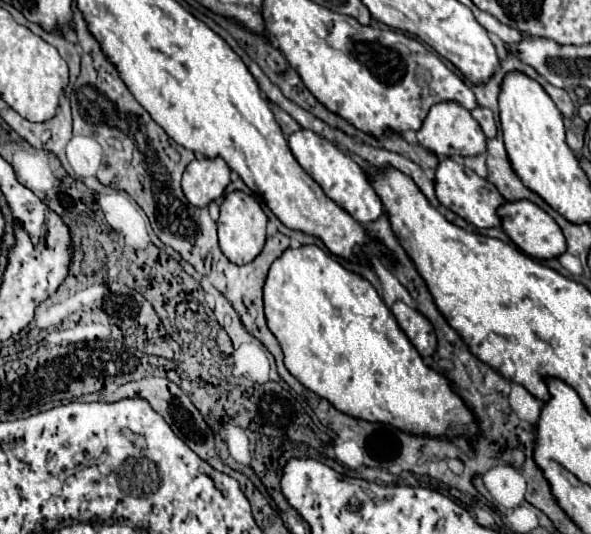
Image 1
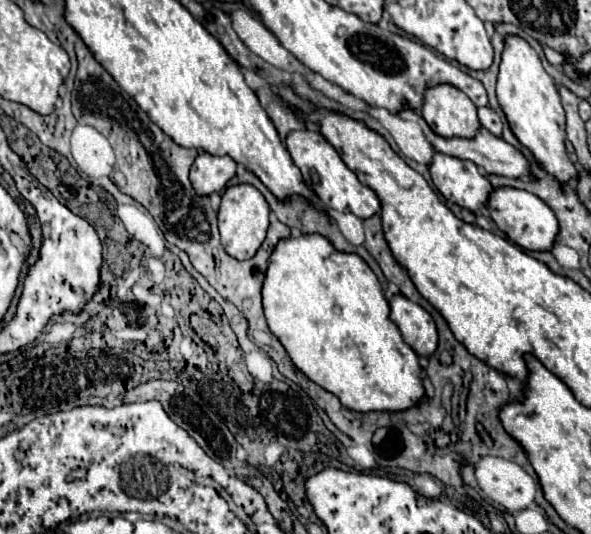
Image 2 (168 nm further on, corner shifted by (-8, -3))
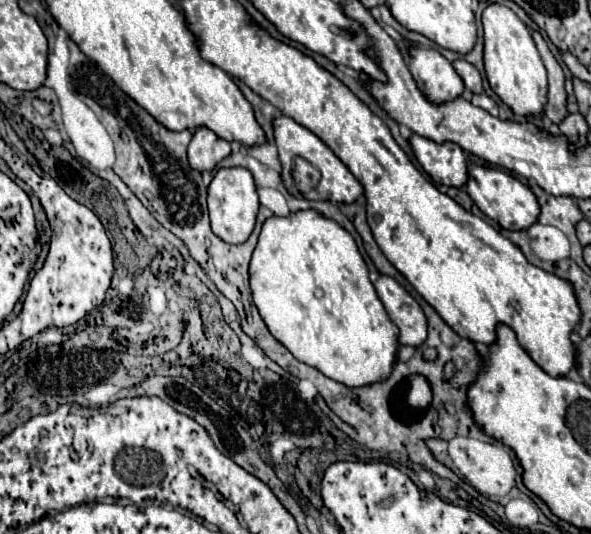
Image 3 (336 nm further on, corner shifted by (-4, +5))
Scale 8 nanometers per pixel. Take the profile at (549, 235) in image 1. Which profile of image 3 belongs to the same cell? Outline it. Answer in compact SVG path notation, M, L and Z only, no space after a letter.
M469 164L467 174L469 174L467 184L465 184L467 194L479 206L479 210L485 216L489 216L491 220L495 220L501 228L523 230L523 228L529 228L533 222L537 222L539 204L535 200L535 194L525 184L521 184L515 176L511 176L499 168L479 166L479 164Z

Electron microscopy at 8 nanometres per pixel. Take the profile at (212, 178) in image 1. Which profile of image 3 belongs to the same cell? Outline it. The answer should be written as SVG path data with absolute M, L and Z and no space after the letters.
M205 126L197 128L189 142L189 164L199 172L213 170L217 162L221 162L229 154L231 154L231 144Z

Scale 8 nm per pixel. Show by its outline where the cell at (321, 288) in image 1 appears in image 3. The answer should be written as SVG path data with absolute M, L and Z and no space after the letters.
M299 210L299 212L291 212L289 216L271 216L263 222L263 230L259 234L259 242L255 246L255 252L253 252L253 258L251 258L251 264L249 264L249 282L251 282L251 290L253 290L253 304L257 306L263 322L267 324L269 332L301 362L313 366L313 368L319 368L319 372L323 372L325 376L333 378L333 380L339 380L347 386L367 386L367 384L373 384L373 382L381 382L385 380L389 374L391 374L391 368L393 368L393 362L395 362L395 352L397 352L397 328L395 324L391 324L371 280L369 280L369 272L367 272L367 266L365 266L365 260L363 256L359 254L359 248L353 240L353 236L341 228L335 220L331 218L325 218L321 212L317 210Z

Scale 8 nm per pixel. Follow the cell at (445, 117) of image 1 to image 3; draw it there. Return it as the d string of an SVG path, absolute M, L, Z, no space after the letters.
M409 48L409 70L419 90L435 104L449 102L463 94L465 86L447 58L431 48Z

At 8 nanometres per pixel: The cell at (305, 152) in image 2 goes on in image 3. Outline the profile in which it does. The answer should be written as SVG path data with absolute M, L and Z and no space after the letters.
M279 114L273 118L273 136L275 136L275 146L279 150L279 160L281 160L281 180L287 186L287 190L293 190L293 180L291 180L291 170L293 170L293 160L295 156L305 158L307 162L311 162L319 172L321 172L321 182L317 186L317 198L319 200L329 200L329 202L343 202L343 204L351 204L357 200L357 196L363 194L363 186L359 184L359 180L349 172L349 168L331 152L329 146L325 146L311 130L303 128L301 124L297 124L295 120L291 120L285 114Z

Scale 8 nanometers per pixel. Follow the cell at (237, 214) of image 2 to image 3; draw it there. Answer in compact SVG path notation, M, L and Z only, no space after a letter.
M219 168L207 188L207 206L213 232L227 244L241 244L255 228L255 216L259 210L259 198L255 192L253 176L247 168Z

